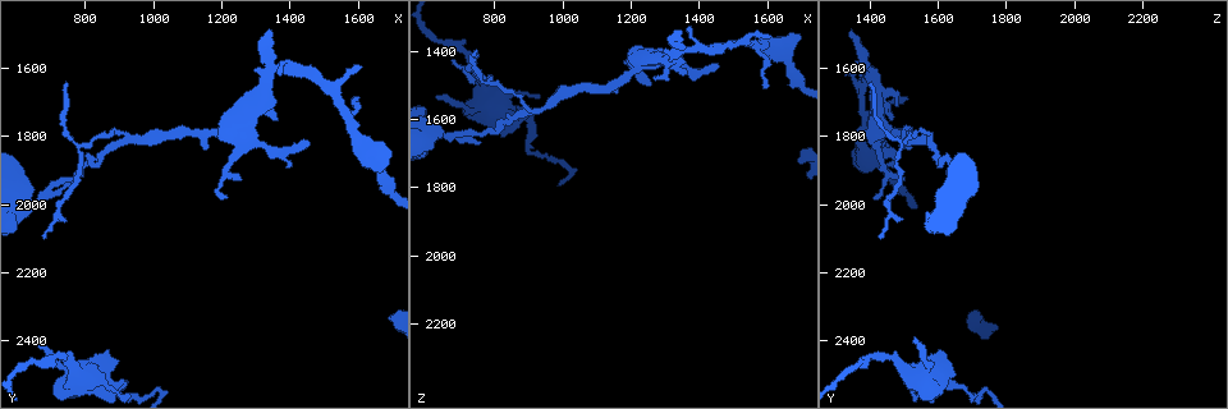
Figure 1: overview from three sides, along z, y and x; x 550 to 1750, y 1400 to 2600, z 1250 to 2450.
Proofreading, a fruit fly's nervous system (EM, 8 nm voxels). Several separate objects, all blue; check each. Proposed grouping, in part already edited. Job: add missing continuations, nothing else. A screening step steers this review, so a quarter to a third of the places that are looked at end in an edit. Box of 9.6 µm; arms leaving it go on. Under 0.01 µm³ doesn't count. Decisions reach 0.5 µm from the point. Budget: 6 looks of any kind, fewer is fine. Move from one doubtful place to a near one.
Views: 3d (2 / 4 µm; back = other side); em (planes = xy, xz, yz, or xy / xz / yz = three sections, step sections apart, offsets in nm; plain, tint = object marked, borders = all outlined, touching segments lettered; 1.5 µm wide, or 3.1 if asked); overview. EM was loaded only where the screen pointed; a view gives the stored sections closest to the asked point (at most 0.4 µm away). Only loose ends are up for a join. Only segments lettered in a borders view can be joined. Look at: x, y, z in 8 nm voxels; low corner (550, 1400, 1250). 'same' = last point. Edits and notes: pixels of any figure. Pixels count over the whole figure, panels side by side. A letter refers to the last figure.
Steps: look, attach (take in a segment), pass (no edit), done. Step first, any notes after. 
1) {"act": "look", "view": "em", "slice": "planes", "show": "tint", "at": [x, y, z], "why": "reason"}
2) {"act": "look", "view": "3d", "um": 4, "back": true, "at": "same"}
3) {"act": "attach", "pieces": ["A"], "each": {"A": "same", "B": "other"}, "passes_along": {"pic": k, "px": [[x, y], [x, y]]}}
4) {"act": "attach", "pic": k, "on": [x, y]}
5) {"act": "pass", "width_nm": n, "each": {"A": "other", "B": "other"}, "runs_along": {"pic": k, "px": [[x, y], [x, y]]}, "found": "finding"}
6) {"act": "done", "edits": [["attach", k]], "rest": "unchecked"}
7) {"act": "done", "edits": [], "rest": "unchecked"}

{"act": "look", "view": "em", "slice": "yz", "step": 4, "show": "borders", "at": [620, 2400, 1530], "why": "tapers out"}

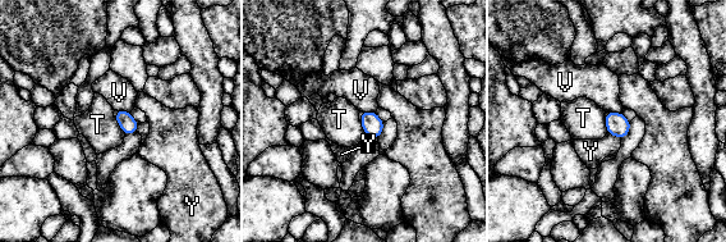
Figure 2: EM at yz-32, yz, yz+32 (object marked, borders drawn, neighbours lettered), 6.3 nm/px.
{"act": "look", "view": "em", "slice": "planes", "show": "borders", "at": "same", "why": "cut it another way"}

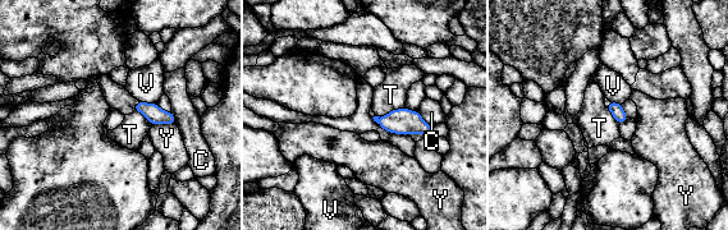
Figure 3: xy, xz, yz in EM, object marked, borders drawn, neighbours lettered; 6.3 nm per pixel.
{"act": "pass", "longest_contact_nm": ["T", 170], "each": {"C": "other", "T": "other", "V": "other", "Y": "other"}, "border": {"pic": 3, "px": [[404, 106], [390, 110], [381, 116]]}, "found": "none of them fits"}

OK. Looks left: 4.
{"act": "look", "view": "em", "slice": "planes", "show": "plain", "at": [740, 1650, 1400], "why": "tapers out"}

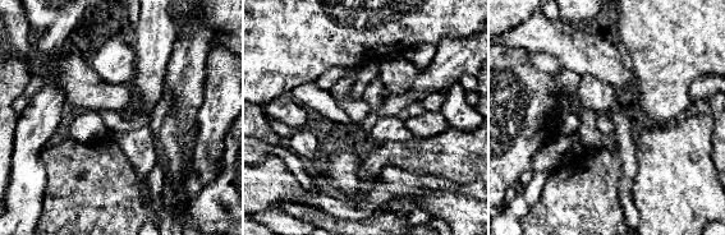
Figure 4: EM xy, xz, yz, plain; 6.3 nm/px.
{"act": "look", "view": "em", "slice": "planes", "show": "borders", "at": "same"}

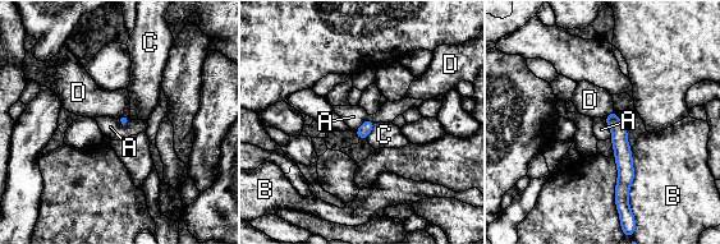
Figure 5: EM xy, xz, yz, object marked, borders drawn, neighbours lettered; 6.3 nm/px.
{"act": "pass", "width_nm": 70, "each": {"A": "other", "B": "other", "C": "other", "D": "other"}, "runs_along": {"pic": 5, "px": [[613, 115], [623, 153], [622, 198]]}, "found": "none of them fits"}

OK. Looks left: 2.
{"act": "look", "view": "em", "slice": "planes", "show": "borders", "at": [1590, 1700, 1510], "why": "an open end"}

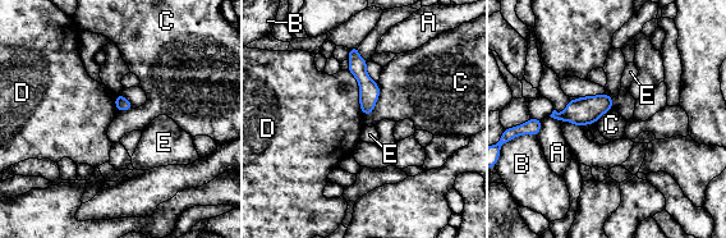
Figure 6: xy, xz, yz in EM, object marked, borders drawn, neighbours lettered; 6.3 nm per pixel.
{"act": "pass", "each": {"A": "other", "B": "other", "C": "other", "D": "other", "E": "other"}, "border": {"pic": 6, "px": [[377, 83], [378, 99], [363, 115]]}, "found": "none of them fits"}

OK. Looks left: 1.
{"act": "done", "edits": [], "rest": "unchecked"}

